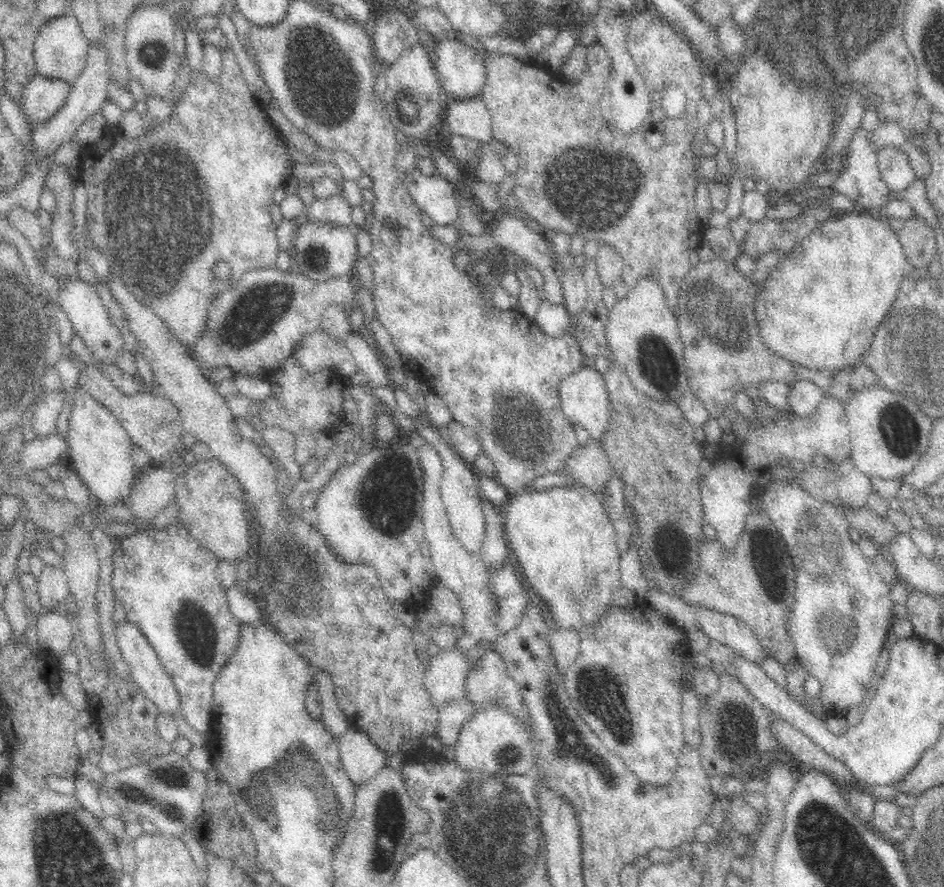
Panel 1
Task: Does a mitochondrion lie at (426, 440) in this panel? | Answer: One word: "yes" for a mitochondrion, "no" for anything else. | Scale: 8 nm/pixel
no

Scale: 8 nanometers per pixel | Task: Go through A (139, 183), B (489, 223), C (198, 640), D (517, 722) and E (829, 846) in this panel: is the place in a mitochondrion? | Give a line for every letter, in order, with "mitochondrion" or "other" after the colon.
A: mitochondrion
B: other
C: mitochondrion
D: other
E: mitochondrion

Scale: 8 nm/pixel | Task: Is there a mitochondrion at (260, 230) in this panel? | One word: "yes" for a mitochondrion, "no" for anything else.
no

